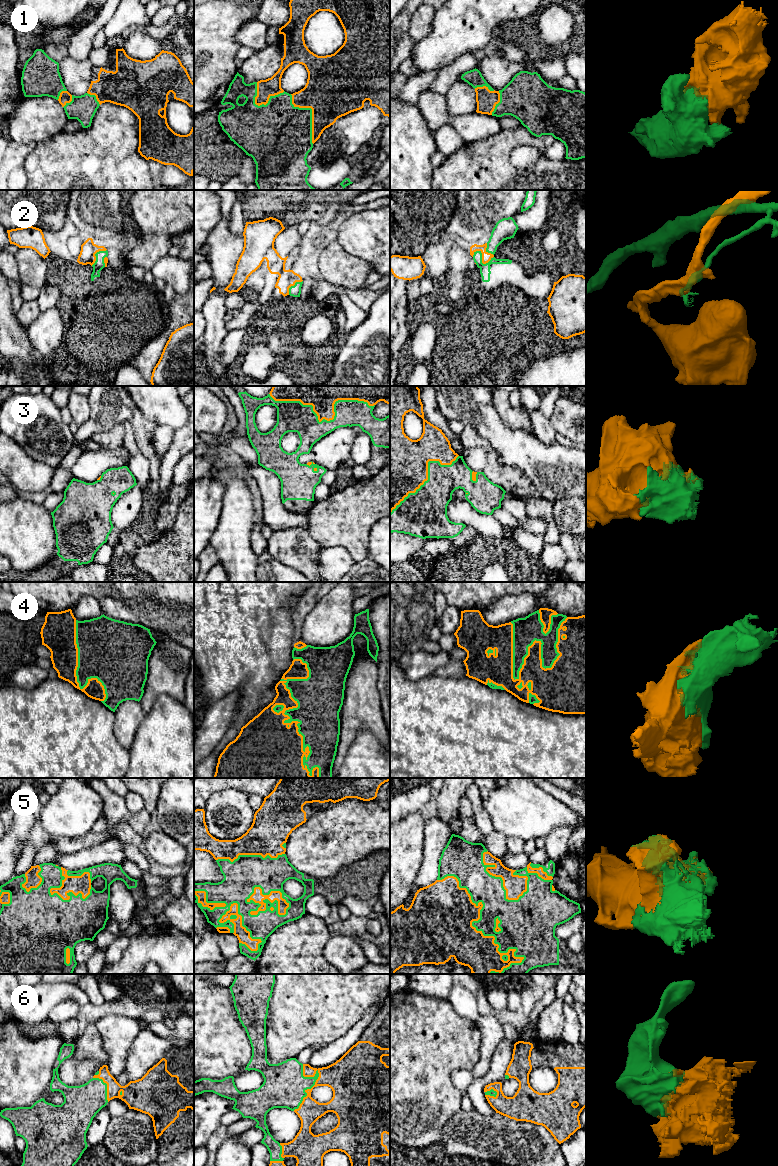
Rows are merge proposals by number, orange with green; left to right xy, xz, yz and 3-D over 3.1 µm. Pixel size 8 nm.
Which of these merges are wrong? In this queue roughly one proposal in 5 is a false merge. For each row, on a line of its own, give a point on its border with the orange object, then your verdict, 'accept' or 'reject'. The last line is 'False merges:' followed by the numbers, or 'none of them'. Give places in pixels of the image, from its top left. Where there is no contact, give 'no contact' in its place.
1: meets orange in xz at (312, 112); accept
2: meets orange in yz at (492, 254); reject
3: meets orange in xz at (325, 419); accept
4: meets orange in xz at (287, 719); accept
5: meets orange in yz at (474, 920); accept
6: meets orange in xz at (306, 1090); accept
False merges: 2

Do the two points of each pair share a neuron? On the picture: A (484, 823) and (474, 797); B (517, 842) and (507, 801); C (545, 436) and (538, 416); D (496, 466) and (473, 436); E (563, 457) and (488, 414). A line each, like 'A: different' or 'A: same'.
A: same
B: different
C: same
D: same
E: same

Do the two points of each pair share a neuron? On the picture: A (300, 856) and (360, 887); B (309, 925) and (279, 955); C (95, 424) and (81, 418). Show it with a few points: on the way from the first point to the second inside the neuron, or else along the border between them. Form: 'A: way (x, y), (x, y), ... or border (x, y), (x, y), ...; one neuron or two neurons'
A: border (356, 861), (344, 865), (330, 877), (313, 877); two neurons
B: way (302, 932), (286, 948); one neuron
C: border (87, 396), (90, 416), (79, 426); two neurons

